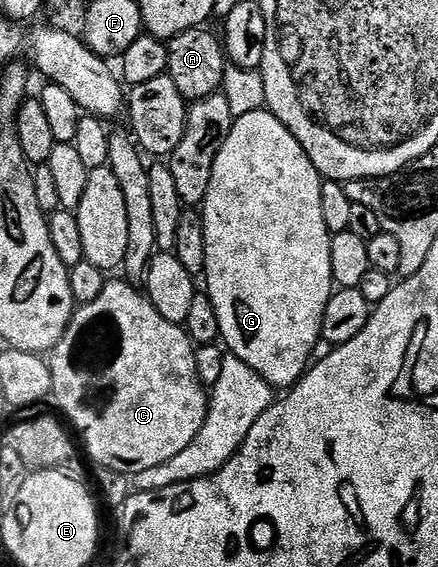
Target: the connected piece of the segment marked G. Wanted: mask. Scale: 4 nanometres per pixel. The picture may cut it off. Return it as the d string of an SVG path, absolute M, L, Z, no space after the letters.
M267 108L250 111L250 115L235 118L232 130L222 143L222 151L218 151L218 159L214 159L214 175L210 179L210 191L206 191L206 199L202 206L204 214L204 230L206 231L206 263L202 274L208 280L206 292L214 303L214 311L218 311L218 327L220 341L226 346L231 356L242 359L246 367L250 367L266 383L276 391L287 391L308 372L312 353L320 340L322 331L322 315L326 315L326 303L330 303L334 292L334 282L330 271L330 243L332 234L326 227L326 219L322 219L322 178L320 172L310 163L310 155L302 151L302 143L294 139L288 130Z

